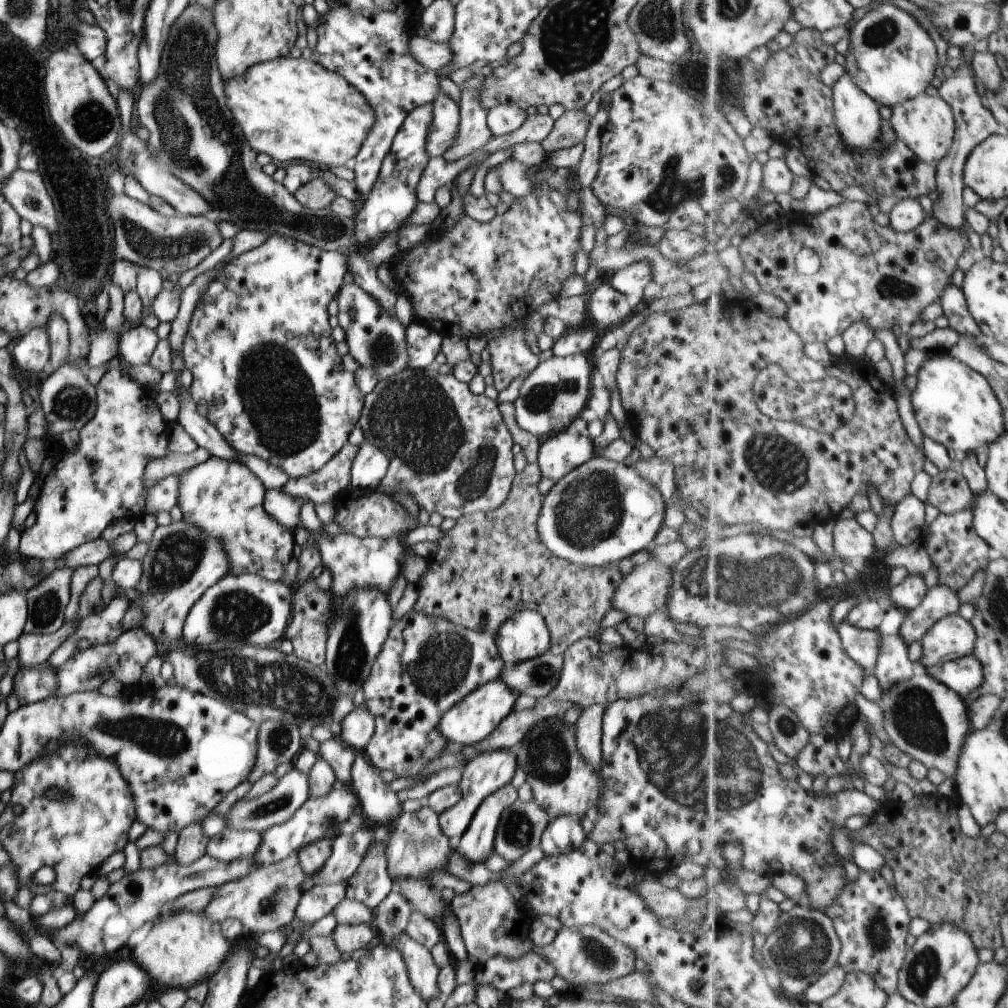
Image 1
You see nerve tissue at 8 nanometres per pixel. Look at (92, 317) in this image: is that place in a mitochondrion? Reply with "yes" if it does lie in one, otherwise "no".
no

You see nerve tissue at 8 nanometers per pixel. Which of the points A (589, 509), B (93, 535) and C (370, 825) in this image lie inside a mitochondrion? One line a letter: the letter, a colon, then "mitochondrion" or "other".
A: mitochondrion
B: other
C: other

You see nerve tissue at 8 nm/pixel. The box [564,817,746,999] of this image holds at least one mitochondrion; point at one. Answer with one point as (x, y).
(596, 951)

